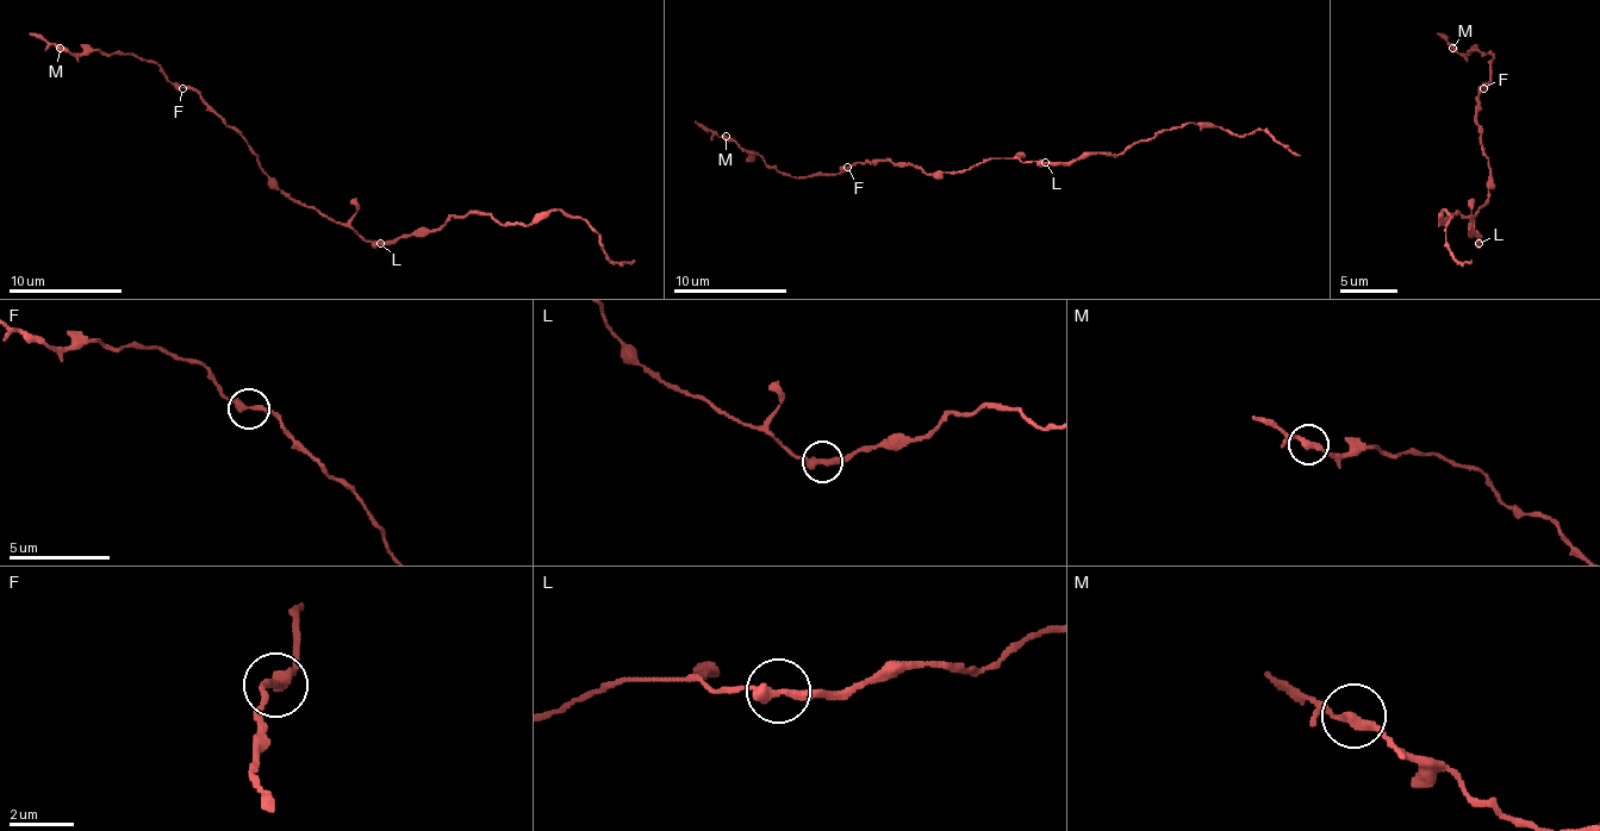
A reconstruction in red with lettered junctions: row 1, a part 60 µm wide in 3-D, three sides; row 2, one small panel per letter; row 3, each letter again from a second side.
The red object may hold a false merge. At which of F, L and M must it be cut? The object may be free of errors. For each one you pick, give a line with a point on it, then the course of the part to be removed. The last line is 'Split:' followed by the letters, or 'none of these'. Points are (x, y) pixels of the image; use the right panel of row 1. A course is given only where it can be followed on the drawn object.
Split: none of these

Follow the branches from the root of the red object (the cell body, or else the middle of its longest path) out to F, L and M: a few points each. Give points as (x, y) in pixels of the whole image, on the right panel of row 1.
F: (1477, 210), (1489, 199), (1489, 158), (1481, 142), (1477, 122), (1477, 91), (1483, 88)
L: (1477, 210), (1477, 244)
M: (1477, 210), (1489, 199), (1489, 158), (1481, 142), (1477, 91), (1489, 82), (1492, 54), (1461, 54), (1452, 48)

